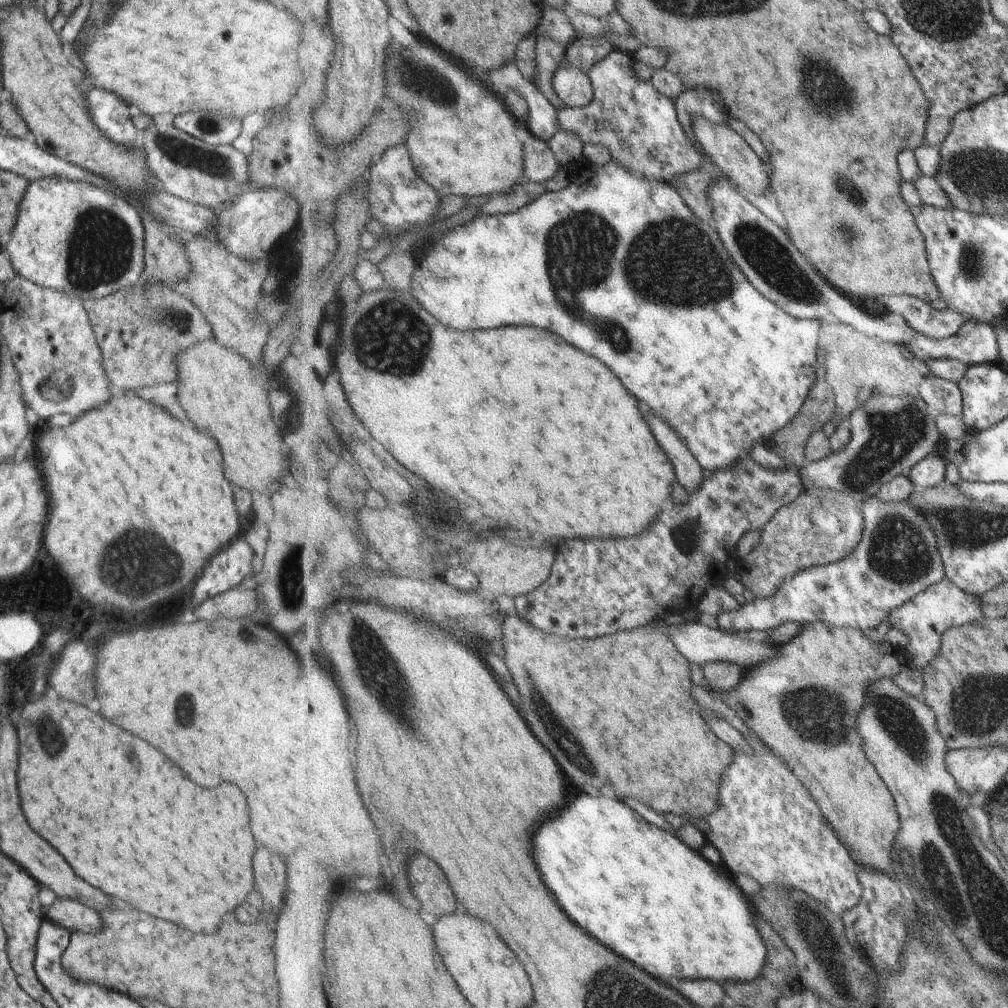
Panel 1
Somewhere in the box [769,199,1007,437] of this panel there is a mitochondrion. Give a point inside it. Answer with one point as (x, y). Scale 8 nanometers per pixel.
(972, 259)

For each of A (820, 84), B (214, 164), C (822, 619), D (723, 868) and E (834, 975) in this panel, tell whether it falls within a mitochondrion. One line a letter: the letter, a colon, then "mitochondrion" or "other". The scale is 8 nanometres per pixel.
A: mitochondrion
B: mitochondrion
C: other
D: other
E: mitochondrion

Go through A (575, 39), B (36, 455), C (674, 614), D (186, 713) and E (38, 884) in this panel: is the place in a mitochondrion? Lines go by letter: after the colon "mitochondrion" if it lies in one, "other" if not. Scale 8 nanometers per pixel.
A: other
B: other
C: other
D: mitochondrion
E: other

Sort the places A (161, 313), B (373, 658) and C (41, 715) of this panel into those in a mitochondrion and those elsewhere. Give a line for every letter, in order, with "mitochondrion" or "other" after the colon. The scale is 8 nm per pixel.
A: mitochondrion
B: mitochondrion
C: mitochondrion

